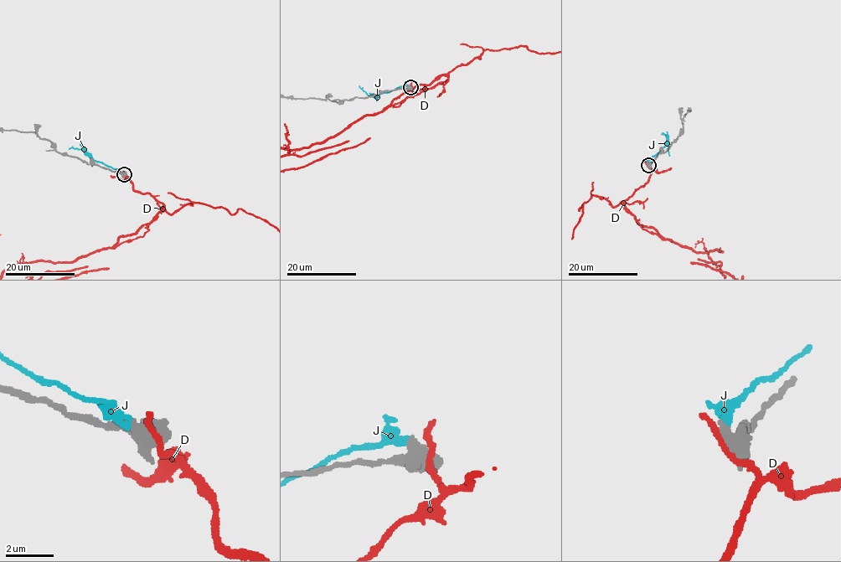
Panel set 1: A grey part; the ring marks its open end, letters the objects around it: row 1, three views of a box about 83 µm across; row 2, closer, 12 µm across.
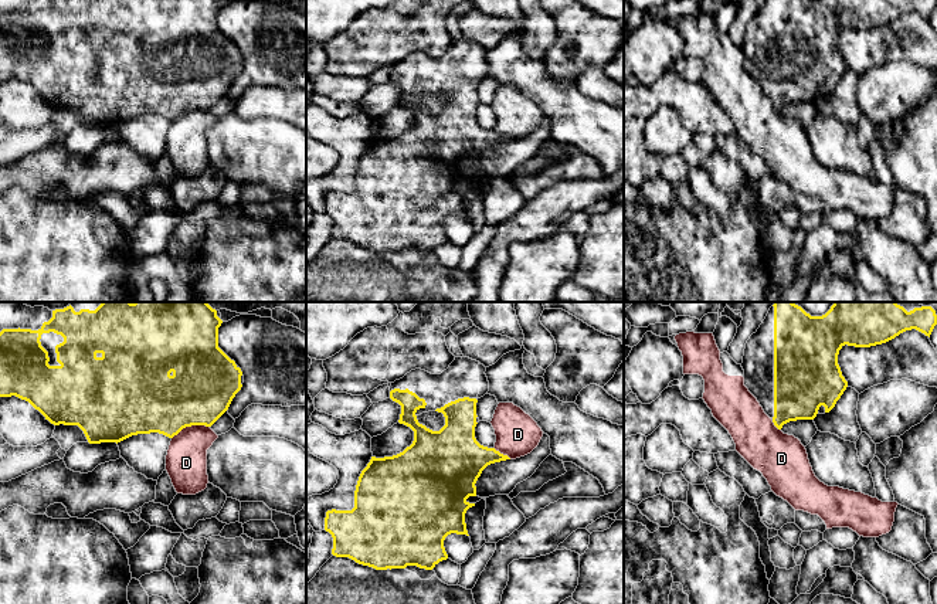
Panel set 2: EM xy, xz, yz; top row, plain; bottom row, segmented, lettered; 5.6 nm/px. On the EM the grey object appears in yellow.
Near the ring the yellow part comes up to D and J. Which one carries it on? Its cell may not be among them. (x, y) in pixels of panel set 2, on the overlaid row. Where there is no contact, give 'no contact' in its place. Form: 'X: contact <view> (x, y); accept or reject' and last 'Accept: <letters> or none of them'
D: contact xy (190, 426); reject
J: no contact; reject
Accept: none of them

